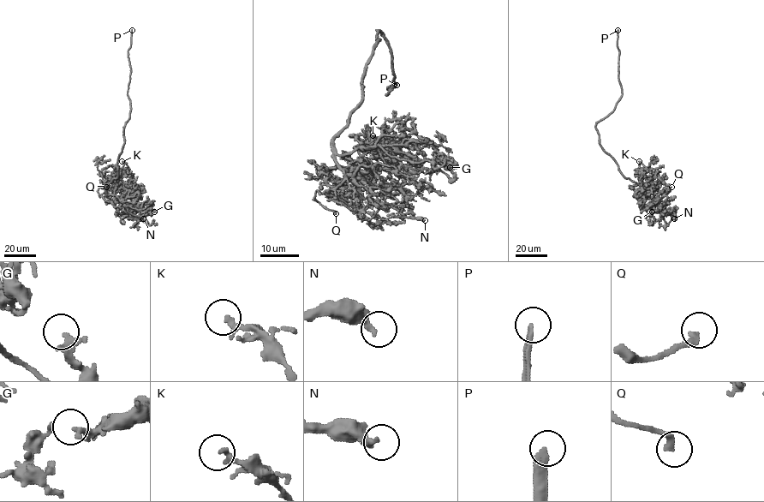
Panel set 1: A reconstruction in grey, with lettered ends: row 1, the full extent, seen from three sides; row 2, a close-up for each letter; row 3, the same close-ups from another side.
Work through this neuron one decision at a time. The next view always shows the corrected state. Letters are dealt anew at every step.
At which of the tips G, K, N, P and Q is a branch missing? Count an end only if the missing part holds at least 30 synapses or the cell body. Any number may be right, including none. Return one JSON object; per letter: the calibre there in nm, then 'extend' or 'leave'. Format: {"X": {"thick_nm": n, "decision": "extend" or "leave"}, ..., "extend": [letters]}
{"G": {"thick_nm": 300, "decision": "leave"}, "K": {"thick_nm": 220, "decision": "leave"}, "N": {"thick_nm": 280, "decision": "leave"}, "P": {"thick_nm": 240, "decision": "extend"}, "Q": {"thick_nm": 220, "decision": "extend"}, "extend": ["P", "Q"]}

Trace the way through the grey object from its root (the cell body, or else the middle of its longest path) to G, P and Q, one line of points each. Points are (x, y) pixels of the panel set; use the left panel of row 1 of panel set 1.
G: (121, 152), (117, 162), (117, 176), (105, 186), (105, 193), (115, 194), (134, 215), (141, 216), (154, 212)
P: (121, 152), (124, 125), (130, 110), (128, 95), (130, 72), (128, 50), (132, 30)
Q: (121, 152), (117, 162), (117, 176), (105, 186), (109, 201), (98, 191), (99, 188), (106, 187)

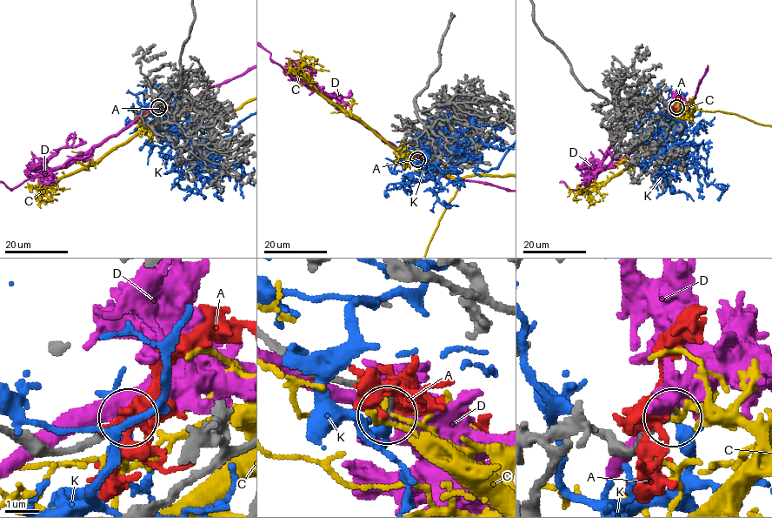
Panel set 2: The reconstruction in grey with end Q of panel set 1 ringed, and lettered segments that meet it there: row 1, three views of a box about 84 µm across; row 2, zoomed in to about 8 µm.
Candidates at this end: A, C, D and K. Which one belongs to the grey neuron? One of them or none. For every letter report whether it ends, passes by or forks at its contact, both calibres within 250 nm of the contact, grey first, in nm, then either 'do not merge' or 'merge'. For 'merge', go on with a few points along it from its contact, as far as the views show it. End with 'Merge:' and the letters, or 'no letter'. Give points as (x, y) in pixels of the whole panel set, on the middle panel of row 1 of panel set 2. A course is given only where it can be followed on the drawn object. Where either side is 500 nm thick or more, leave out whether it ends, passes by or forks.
A: it forks there; 300 nm thick on the grey side, 400 nm on the other; do not merge
C: it passes by; 240 nm thick on the grey side, 80 nm on the other; do not merge
D: it passes by; 240 nm thick on the grey side, 440 nm on the other; do not merge
K: it passes by; 240 nm thick on the grey side, 280 nm on the other; do not merge
Merge: no letter

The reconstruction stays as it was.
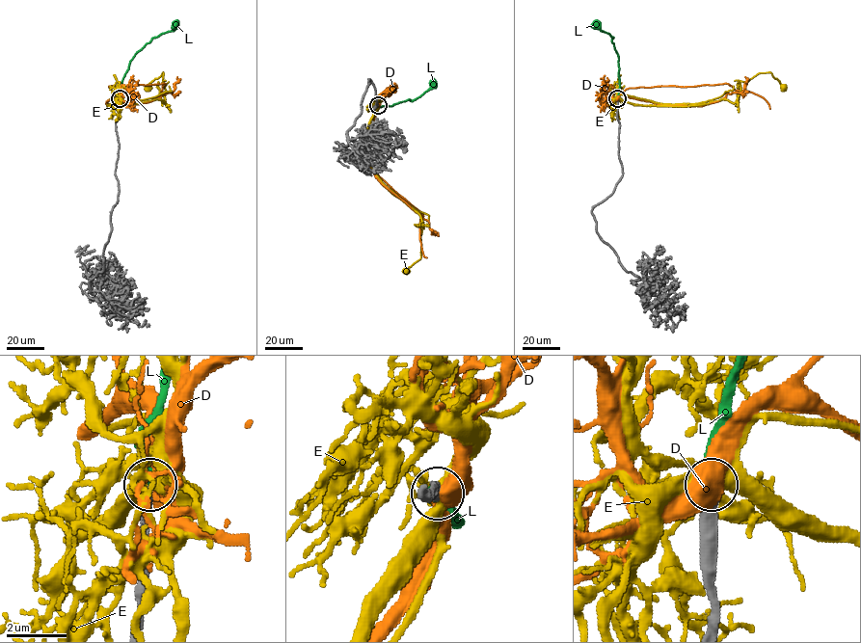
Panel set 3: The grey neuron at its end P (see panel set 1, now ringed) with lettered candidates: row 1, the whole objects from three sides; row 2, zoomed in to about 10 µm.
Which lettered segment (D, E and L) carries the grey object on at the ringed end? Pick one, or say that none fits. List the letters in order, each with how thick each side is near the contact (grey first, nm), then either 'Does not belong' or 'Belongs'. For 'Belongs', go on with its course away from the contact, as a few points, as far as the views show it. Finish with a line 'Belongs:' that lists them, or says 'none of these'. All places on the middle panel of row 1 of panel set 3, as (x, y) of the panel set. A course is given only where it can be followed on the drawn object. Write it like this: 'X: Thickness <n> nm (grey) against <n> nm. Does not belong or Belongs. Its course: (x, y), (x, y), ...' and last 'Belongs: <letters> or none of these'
D: Thickness 280 nm (grey) against 500 nm. Does not belong
E: Thickness 240 nm (grey) against 480 nm. Does not belong
L: Thickness 240 nm (grey) against 240 nm. Belongs. Its course: (378, 105), (392, 106), (415, 99), (434, 83)
Belongs: L

